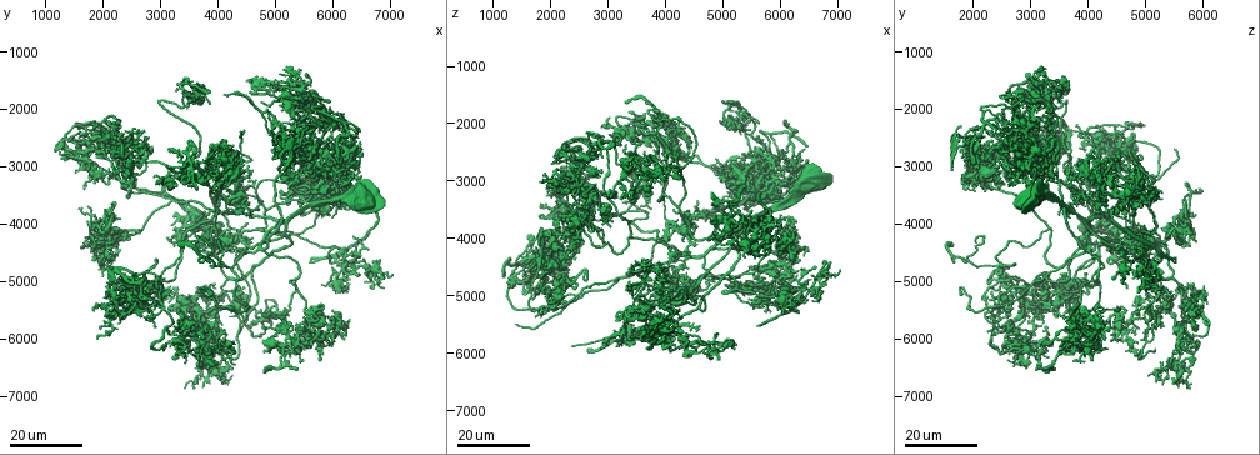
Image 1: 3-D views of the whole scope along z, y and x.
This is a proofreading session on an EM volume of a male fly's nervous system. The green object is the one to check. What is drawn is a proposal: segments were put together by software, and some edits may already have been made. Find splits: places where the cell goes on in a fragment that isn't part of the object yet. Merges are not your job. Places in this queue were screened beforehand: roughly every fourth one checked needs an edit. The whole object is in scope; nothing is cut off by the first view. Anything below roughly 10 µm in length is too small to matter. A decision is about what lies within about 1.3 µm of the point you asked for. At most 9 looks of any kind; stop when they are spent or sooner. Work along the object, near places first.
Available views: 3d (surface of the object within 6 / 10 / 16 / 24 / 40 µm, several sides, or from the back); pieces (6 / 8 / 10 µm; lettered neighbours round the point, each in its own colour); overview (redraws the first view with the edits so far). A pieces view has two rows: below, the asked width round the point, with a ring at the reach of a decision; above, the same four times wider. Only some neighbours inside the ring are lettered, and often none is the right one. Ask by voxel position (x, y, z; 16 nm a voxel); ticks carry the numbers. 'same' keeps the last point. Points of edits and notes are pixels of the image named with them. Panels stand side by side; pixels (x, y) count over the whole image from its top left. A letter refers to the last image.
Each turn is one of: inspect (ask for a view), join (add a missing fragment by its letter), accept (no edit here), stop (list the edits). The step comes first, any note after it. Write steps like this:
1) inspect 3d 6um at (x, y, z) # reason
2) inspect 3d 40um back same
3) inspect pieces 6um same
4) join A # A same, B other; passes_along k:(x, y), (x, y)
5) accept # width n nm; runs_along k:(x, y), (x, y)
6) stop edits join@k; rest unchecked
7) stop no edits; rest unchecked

inspect 3d 24um at (3800, 6200, 5200) # an open end

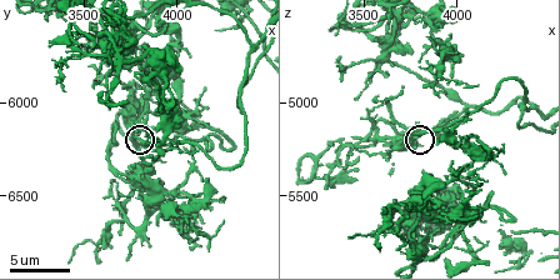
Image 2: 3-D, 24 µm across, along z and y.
inspect pieces 8um at (3780, 6200, 5180)

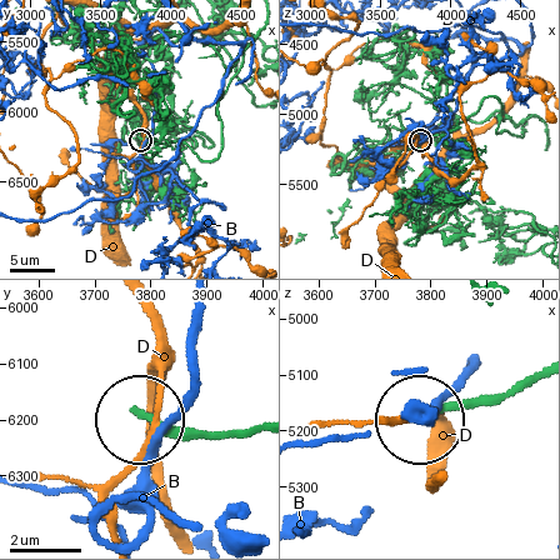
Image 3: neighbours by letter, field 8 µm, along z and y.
accept # width 180 nm; B other, D other; runs_along 3:(258, 425), (213, 434), (144, 416); none of them fits

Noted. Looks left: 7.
inspect 3d 24um at (2600, 5550, 3300) # branch stops here

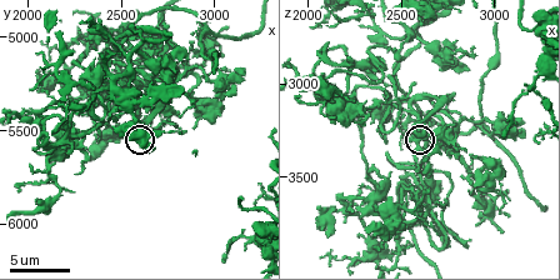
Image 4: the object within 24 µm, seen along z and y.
inspect pieces 8um same

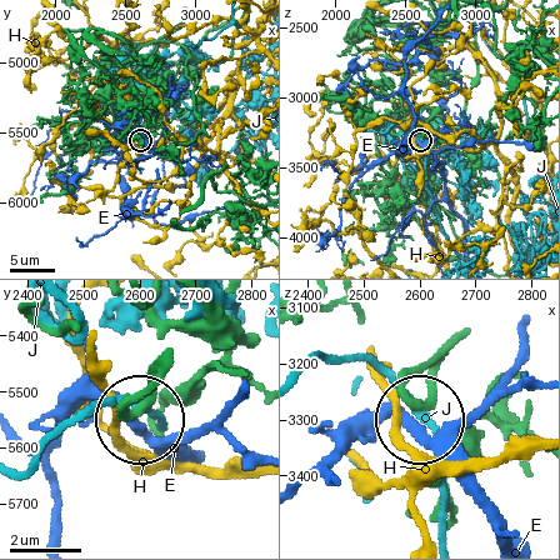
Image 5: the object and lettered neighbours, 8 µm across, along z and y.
accept # width 340 nm; E other, H other, J other; runs_along 5:(168, 350), (141, 410); no lettered fragment goes on from it

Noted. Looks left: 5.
inspect 3d 16um at (6250, 5700, 4200) # an open end

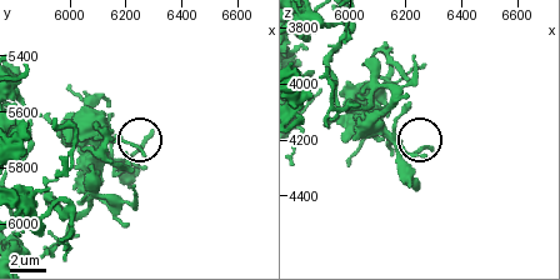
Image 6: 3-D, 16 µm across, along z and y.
inspect pieces 10um at (6290, 5670, 4240) # see the neighbours

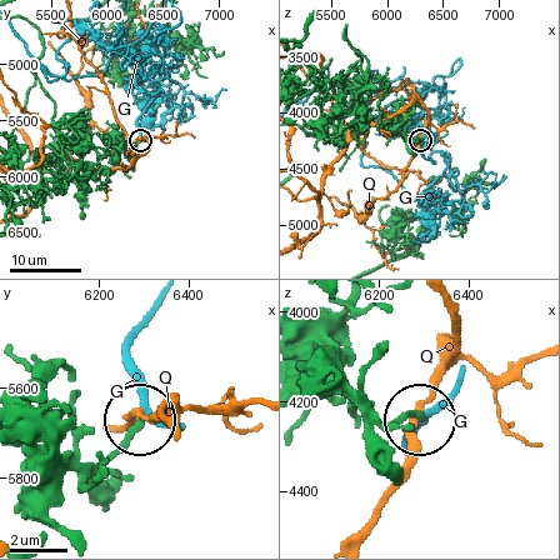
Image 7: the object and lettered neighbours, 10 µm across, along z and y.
accept # G other, Q other; runs_along 7:(335, 375), (385, 423), (419, 418); none of them fits

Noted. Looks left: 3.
inspect 3d 24um at (5200, 2350, 1800) # free end

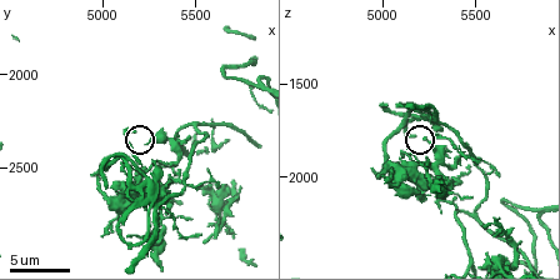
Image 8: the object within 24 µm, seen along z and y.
inspect pieces 6um at (5160, 2300, 1780)

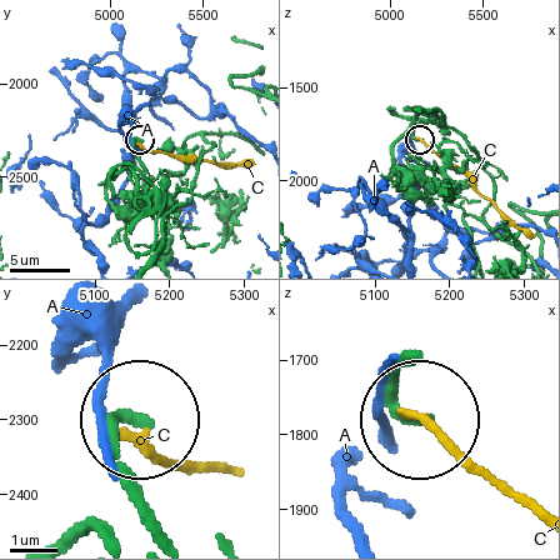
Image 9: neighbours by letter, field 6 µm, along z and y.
accept # width 240 nm; A other, C other; runs_along 9:(214, 144), (190, 200), (166, 210), (138, 140); none of them fits

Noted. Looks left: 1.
stop no edits; rest unchecked

